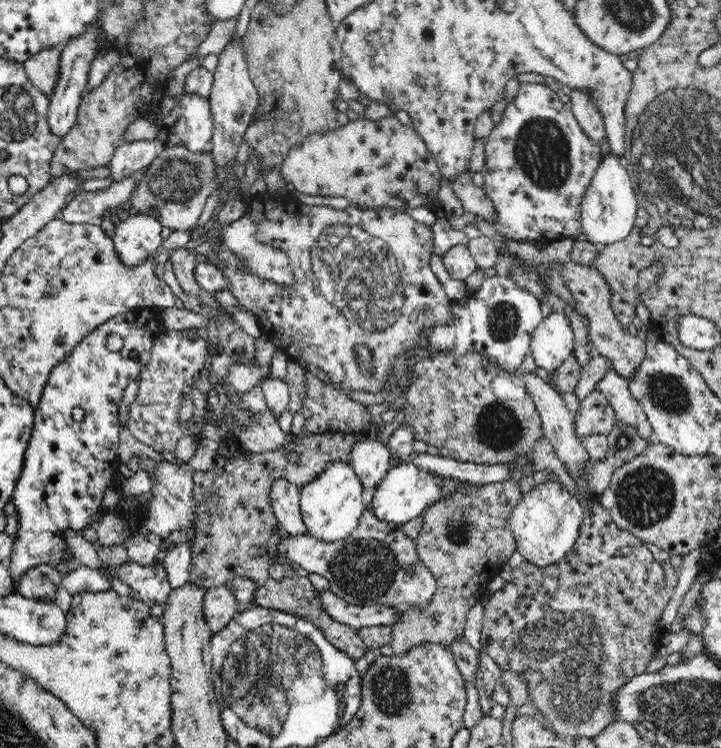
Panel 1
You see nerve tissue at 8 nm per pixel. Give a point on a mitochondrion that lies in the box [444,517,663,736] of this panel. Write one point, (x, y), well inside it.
(575, 700)

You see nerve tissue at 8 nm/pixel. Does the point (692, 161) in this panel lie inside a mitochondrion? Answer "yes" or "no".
yes

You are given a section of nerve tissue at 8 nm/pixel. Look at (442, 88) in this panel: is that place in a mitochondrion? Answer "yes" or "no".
no

